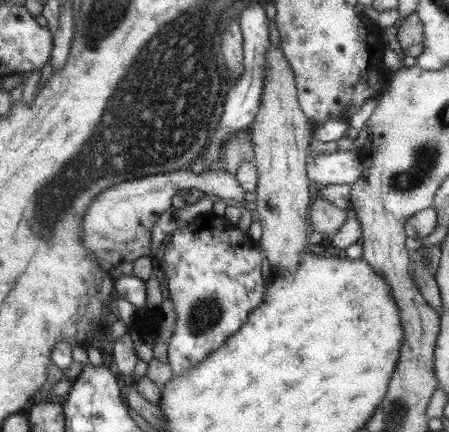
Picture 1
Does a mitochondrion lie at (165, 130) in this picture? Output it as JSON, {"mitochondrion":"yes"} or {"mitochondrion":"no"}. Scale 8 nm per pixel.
{"mitochondrion":"yes"}

